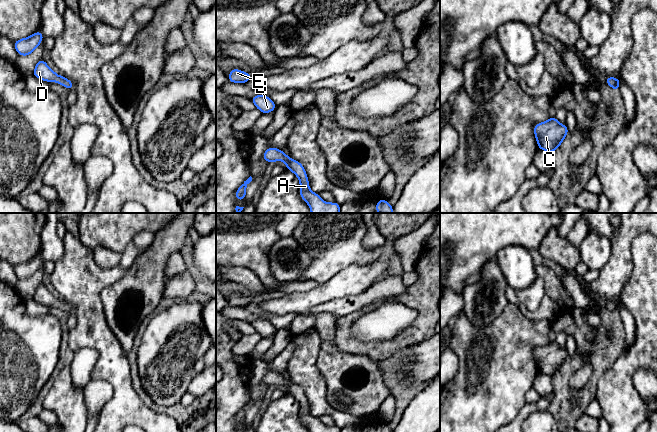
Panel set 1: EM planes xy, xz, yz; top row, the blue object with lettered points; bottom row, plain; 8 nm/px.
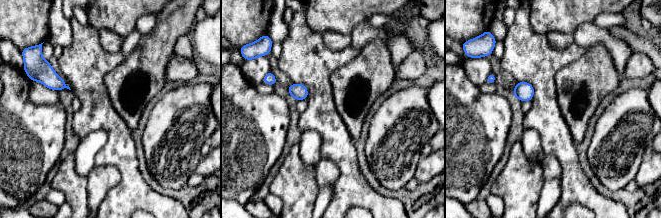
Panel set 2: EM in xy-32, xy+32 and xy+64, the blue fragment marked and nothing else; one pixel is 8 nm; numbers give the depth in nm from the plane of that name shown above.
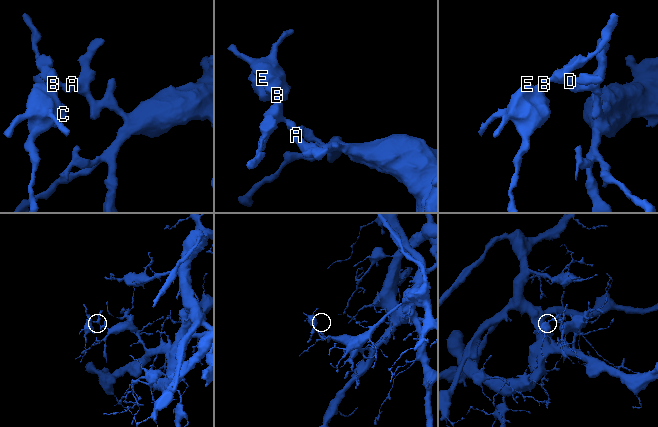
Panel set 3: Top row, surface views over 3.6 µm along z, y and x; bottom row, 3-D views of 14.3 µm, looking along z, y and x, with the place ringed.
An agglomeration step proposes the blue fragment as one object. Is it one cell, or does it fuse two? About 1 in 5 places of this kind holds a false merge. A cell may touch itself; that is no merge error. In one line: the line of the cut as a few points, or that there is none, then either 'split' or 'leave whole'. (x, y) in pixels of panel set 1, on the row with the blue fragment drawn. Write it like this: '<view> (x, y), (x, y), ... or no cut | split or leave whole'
no cut | leave whole

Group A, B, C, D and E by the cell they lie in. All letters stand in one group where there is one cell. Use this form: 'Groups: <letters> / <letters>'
Groups: A B C D E

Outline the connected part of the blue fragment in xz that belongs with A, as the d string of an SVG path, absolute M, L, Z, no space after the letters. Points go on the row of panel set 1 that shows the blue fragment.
M267 148L263 154L263 159L269 163L274 161L284 161L286 169L292 171L300 182L300 196L309 205L311 213L340 213L340 204L324 202L319 194L309 189L309 180L303 165L291 159L282 150L277 148Z

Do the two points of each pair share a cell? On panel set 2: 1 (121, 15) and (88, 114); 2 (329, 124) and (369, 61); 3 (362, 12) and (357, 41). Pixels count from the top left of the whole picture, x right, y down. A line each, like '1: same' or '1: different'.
1: different
2: different
3: different

